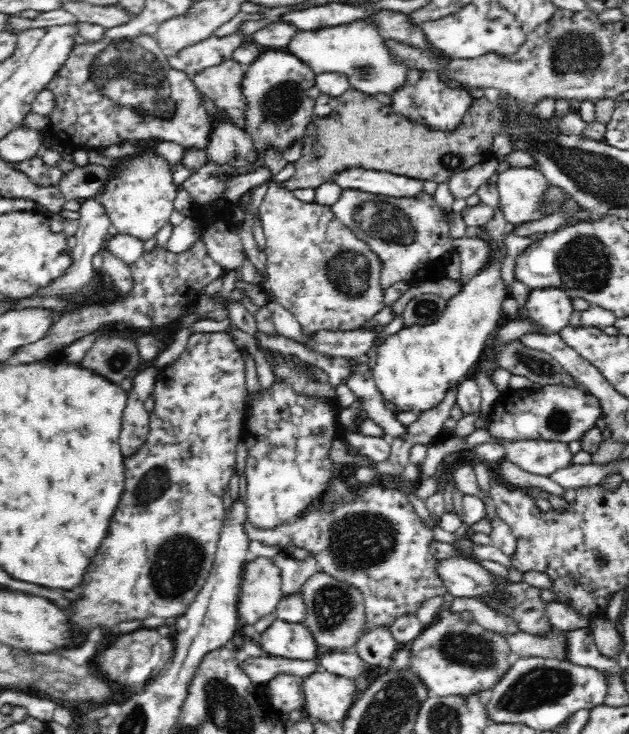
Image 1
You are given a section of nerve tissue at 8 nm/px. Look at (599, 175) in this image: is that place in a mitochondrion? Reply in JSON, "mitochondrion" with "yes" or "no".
{"mitochondrion":"yes"}

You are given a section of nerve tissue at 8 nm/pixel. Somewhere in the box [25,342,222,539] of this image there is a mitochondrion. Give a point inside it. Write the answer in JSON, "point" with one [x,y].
{"point":[155,482]}

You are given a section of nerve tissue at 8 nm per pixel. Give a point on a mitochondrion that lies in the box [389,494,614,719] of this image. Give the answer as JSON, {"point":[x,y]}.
{"point":[540,686]}

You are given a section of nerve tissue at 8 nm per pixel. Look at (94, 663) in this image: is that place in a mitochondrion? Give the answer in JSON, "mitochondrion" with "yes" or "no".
{"mitochondrion":"no"}

